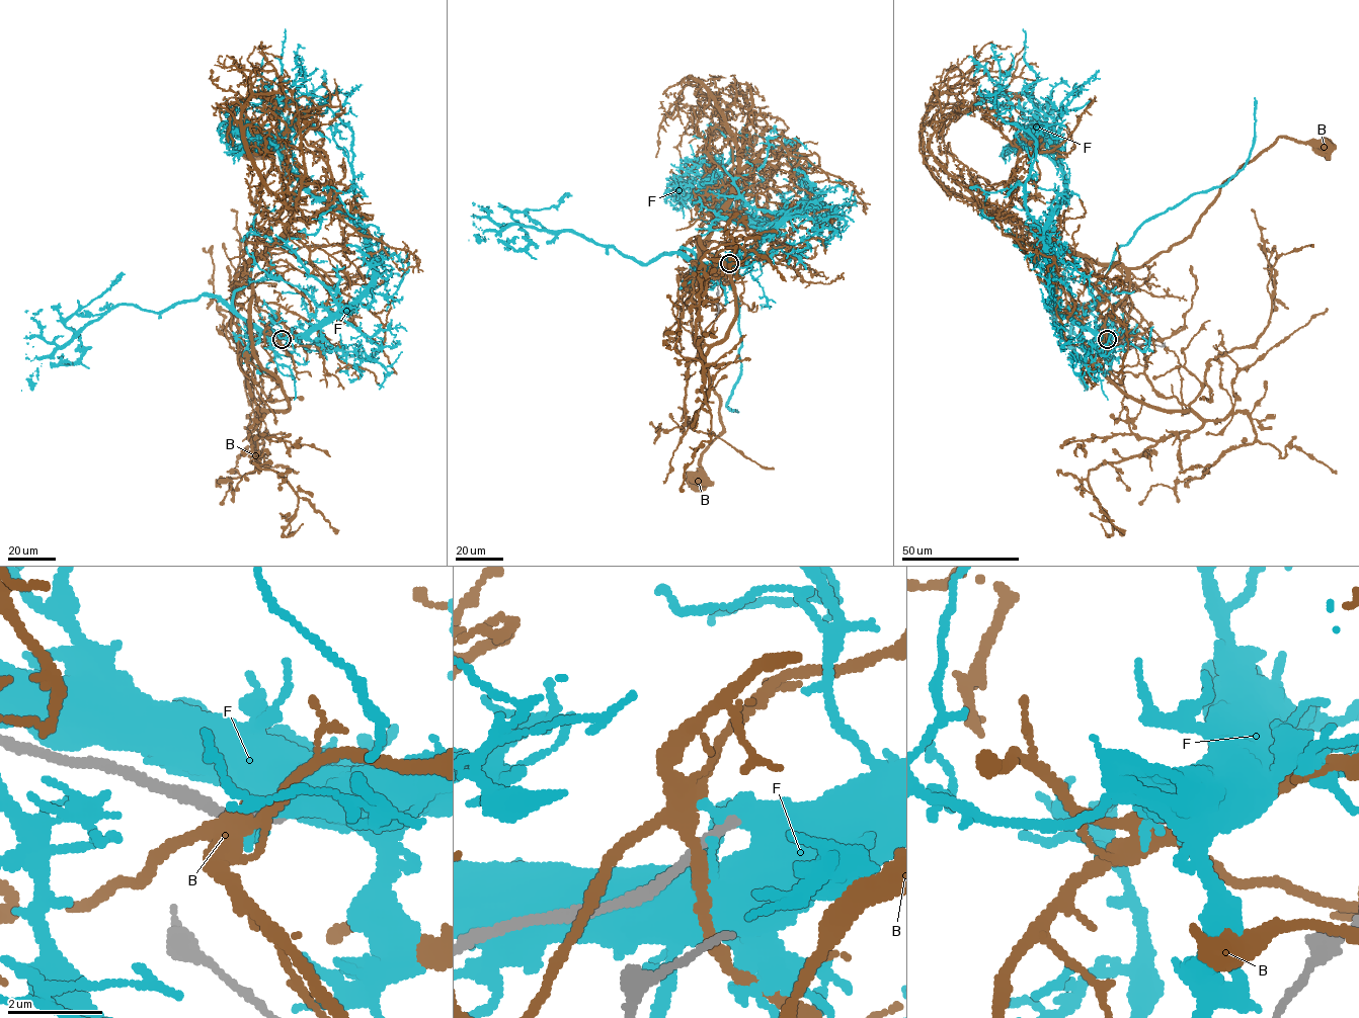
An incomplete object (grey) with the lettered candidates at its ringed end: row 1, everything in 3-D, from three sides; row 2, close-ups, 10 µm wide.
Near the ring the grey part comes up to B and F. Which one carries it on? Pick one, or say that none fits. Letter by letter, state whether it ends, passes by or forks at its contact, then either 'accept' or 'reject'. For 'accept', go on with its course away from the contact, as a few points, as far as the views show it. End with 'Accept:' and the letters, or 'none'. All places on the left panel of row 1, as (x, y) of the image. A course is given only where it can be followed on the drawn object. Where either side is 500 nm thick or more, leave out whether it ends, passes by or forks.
B: it passes by | reject
F: it ends | reject
Accept: none

